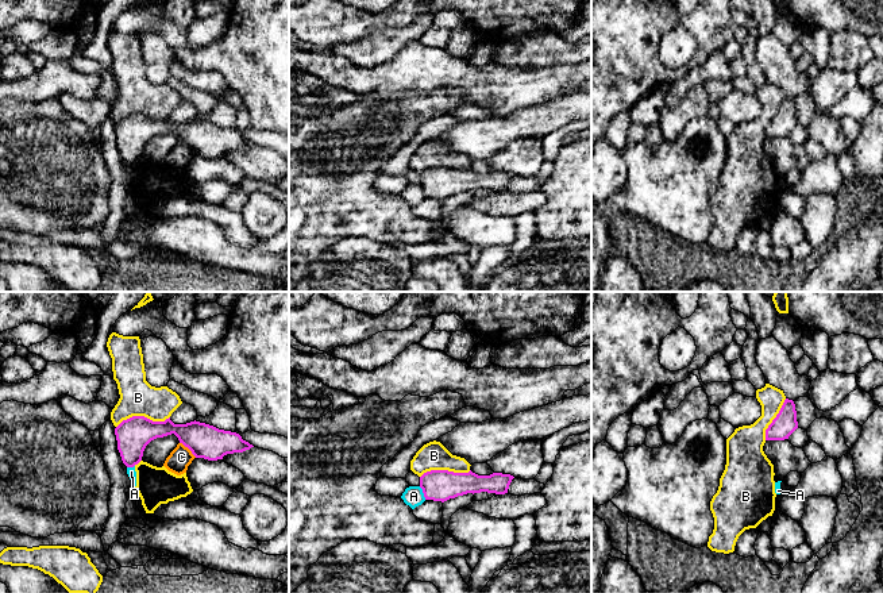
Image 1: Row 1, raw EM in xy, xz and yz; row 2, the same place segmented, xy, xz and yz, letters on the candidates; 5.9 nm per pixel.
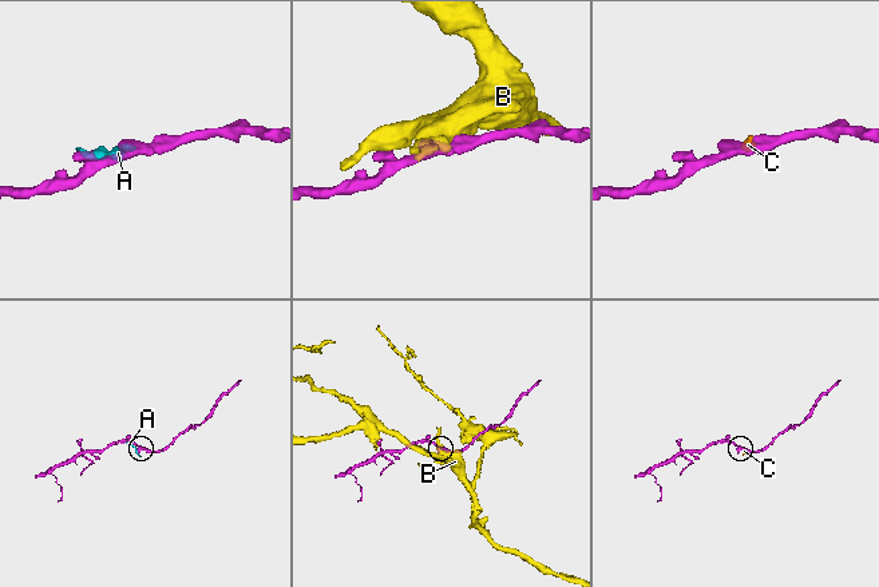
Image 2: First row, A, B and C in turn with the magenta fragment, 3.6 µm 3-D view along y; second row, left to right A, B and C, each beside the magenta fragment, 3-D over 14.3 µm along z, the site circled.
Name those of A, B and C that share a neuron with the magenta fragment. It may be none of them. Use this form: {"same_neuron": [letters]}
{"same_neuron": []}

